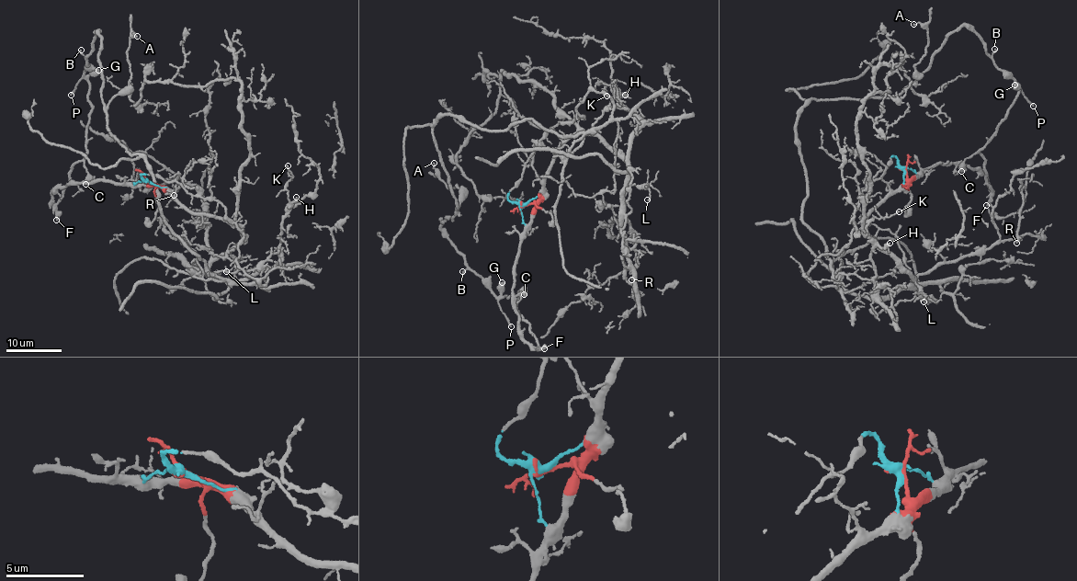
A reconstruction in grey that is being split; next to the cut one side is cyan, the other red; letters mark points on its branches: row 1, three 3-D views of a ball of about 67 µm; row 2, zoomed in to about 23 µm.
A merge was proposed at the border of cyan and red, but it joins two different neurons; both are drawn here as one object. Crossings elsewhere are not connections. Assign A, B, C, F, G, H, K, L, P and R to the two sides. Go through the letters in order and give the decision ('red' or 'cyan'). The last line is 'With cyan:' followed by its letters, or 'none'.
A: cyan
B: cyan
C: cyan
F: cyan
G: cyan
H: red
K: red
L: red
P: cyan
R: red
With cyan: A, B, C, F, G, P

